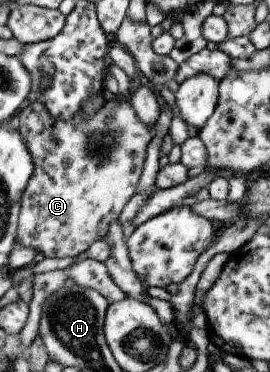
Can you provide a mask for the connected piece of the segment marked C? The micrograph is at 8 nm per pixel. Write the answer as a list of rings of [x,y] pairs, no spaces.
[[[102,93],[104,99],[98,111],[86,114],[80,109],[67,120],[53,118],[41,100],[33,100],[18,115],[18,133],[33,161],[33,170],[20,198],[16,245],[38,251],[39,258],[76,257],[95,241],[102,240],[110,224],[116,222],[124,205],[136,193],[142,173],[146,147],[154,139],[155,130],[140,118],[126,95]]]

